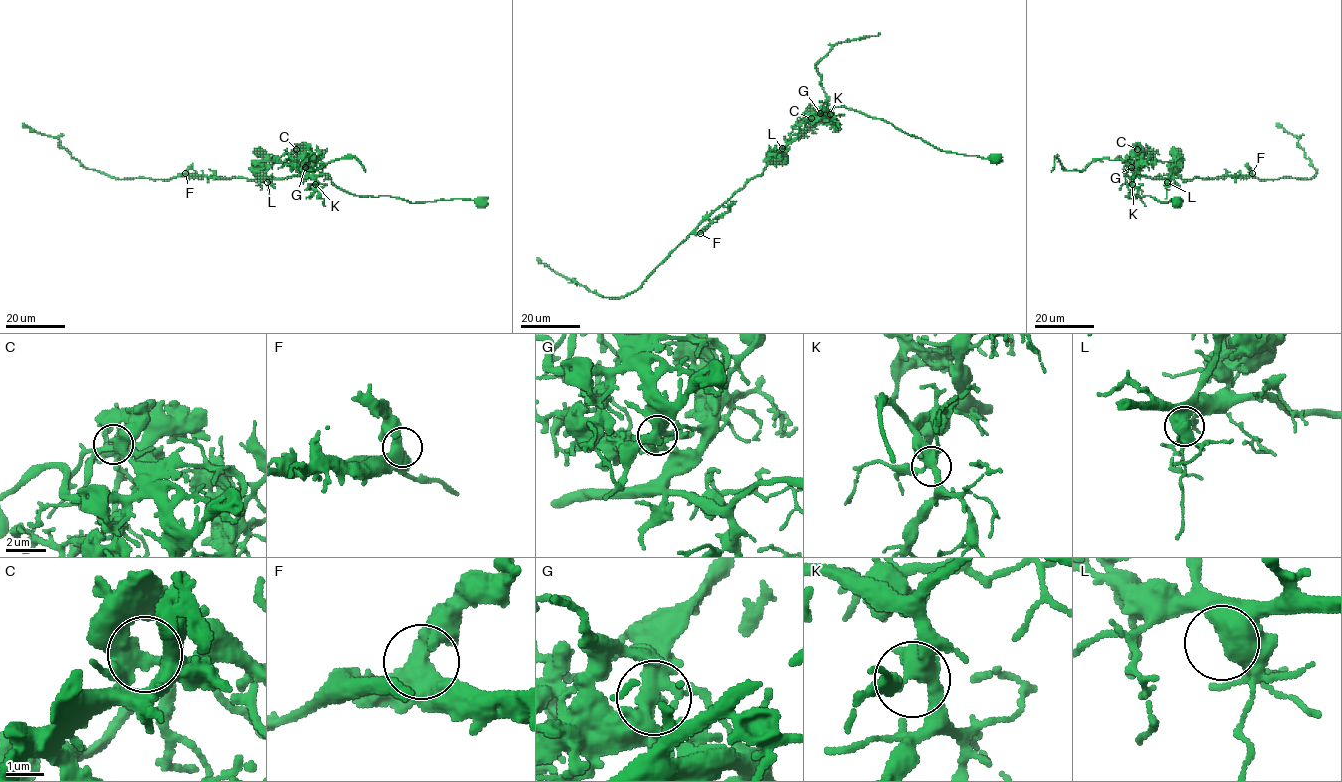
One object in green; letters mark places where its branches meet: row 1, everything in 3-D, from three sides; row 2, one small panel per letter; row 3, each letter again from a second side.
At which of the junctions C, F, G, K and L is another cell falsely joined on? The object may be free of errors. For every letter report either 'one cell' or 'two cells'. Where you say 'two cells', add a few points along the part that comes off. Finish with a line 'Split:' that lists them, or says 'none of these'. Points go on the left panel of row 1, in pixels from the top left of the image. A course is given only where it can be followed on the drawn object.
C: one cell
F: one cell
G: two cells; course (305, 167), (312, 159), (308, 158), (302, 169), (318, 170), (331, 161), (354, 157), (365, 171)
K: one cell
L: one cell
Split: G

